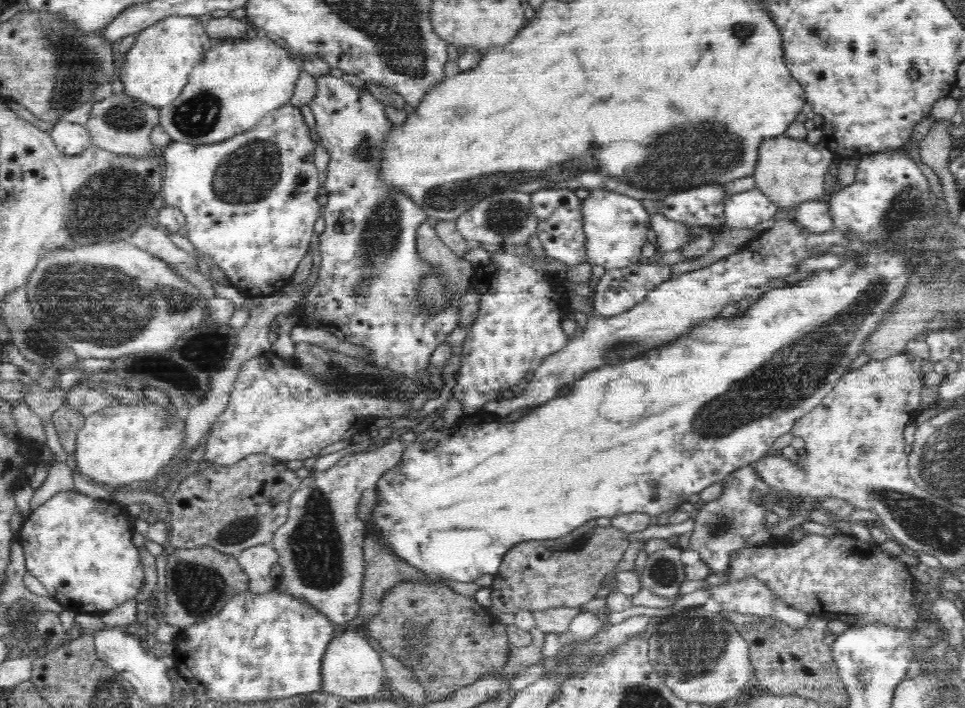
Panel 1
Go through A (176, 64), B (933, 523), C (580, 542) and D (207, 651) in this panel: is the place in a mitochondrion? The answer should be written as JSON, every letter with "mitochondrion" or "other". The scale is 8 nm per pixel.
{"A":"other","B":"mitochondrion","C":"mitochondrion","D":"other"}

